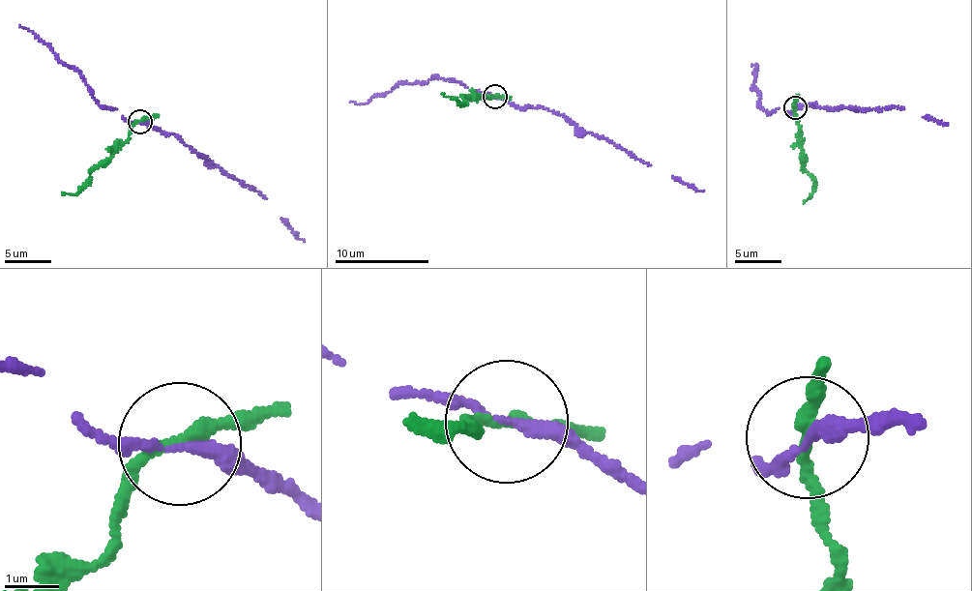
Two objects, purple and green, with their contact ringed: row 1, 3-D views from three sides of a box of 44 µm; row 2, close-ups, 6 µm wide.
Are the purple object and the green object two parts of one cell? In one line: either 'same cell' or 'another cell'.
another cell

